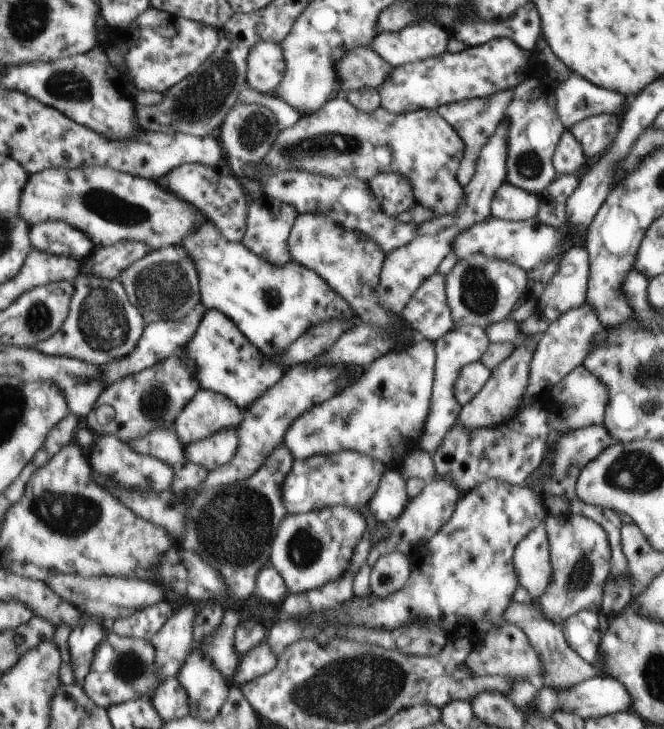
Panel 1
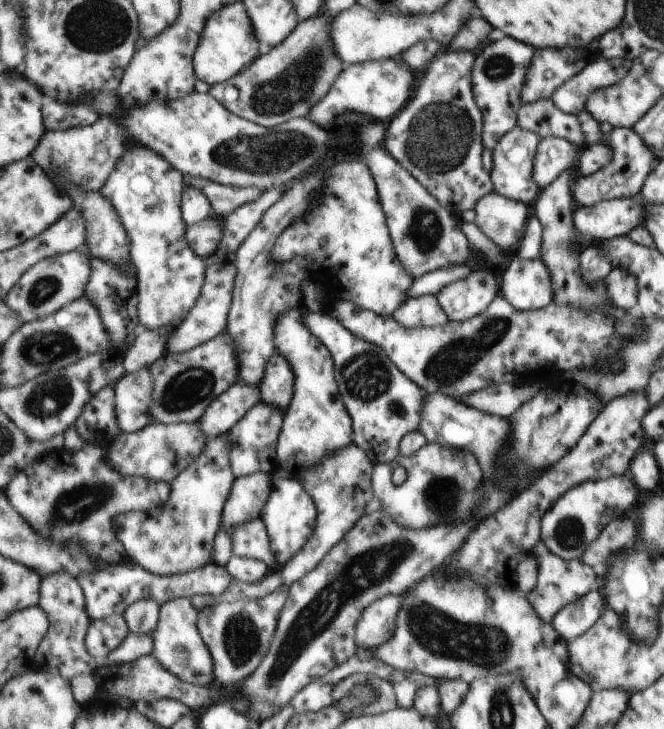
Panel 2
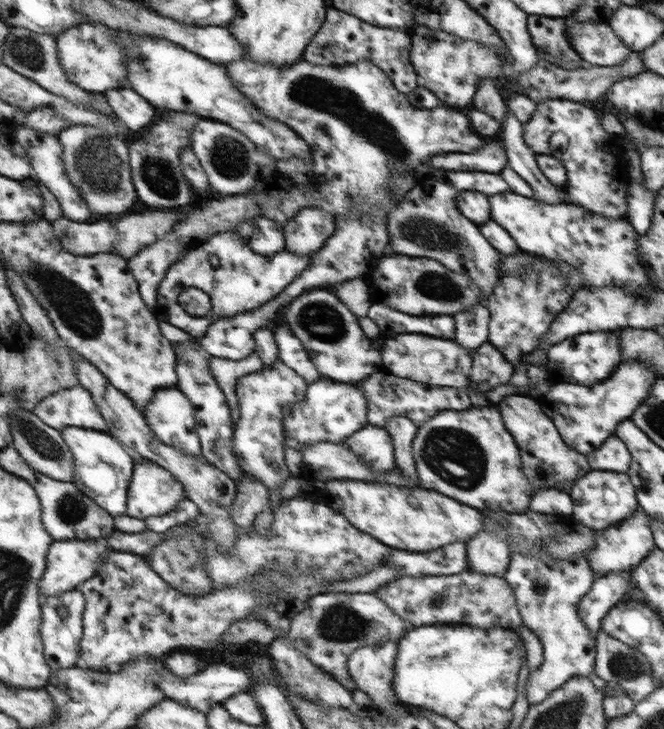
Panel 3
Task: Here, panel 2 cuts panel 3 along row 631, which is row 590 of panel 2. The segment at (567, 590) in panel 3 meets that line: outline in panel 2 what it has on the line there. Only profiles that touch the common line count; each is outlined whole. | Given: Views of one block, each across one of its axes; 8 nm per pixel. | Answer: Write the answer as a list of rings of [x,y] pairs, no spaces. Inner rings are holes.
[[[540,542],[532,548],[531,554],[537,565],[536,583],[525,596],[528,598],[529,604],[536,610],[537,616],[545,624],[555,618],[561,608],[567,607],[569,603],[580,599],[587,592],[597,589],[595,570],[578,558],[568,561],[561,560],[561,557],[549,552]]]

